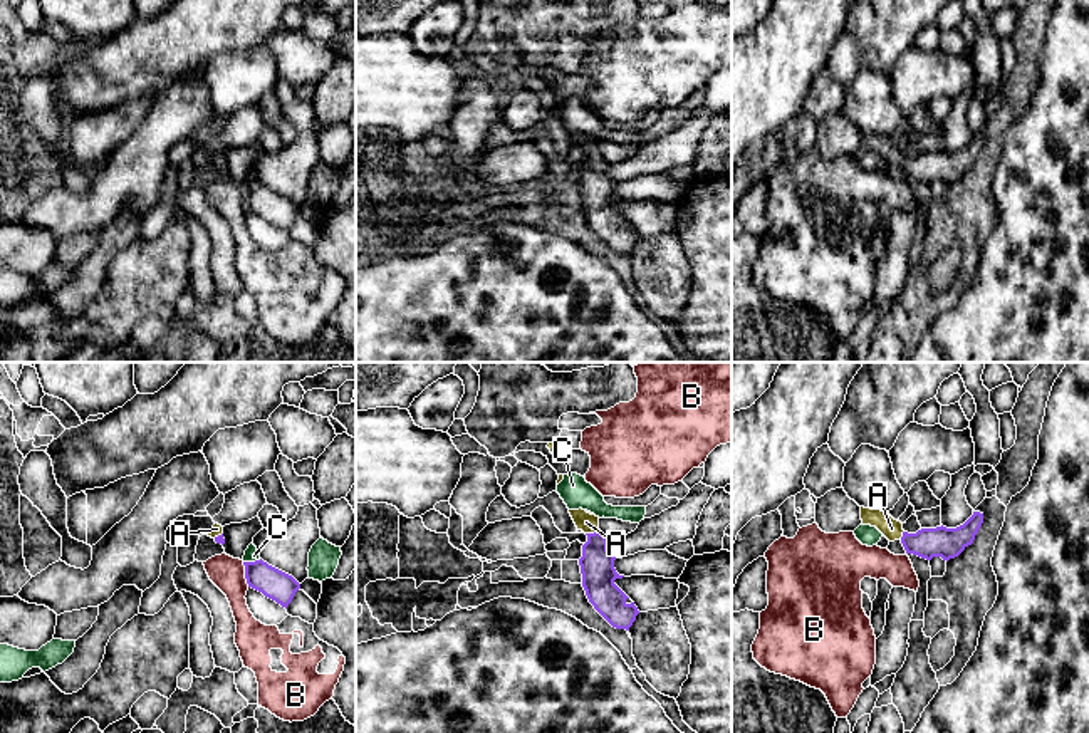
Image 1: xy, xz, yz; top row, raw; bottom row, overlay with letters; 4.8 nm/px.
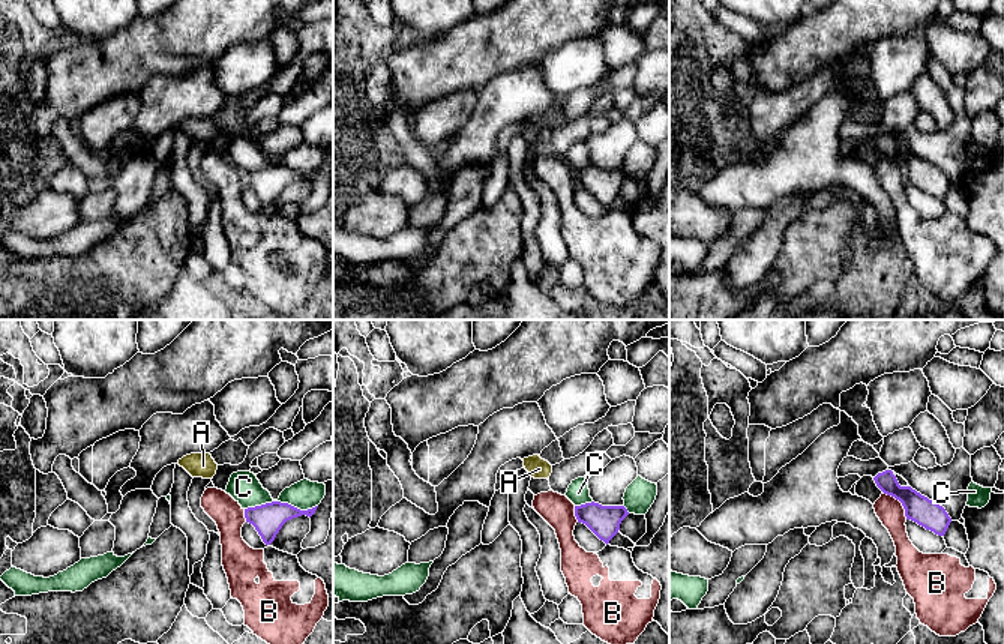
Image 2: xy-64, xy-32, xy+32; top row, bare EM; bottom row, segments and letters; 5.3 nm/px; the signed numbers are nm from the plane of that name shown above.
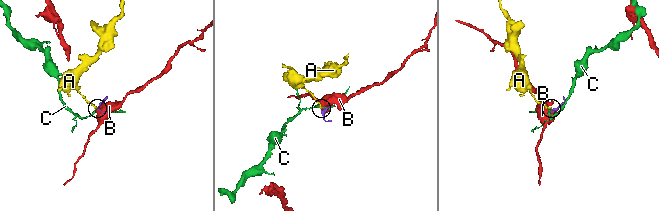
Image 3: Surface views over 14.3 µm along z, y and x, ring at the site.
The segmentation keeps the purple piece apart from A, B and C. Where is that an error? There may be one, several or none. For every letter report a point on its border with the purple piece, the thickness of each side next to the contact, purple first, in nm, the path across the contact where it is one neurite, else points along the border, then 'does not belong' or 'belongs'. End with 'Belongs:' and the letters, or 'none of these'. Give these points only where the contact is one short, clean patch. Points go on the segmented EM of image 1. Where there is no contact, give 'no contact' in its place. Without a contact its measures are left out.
A: contact xz (591, 534); calibres 160 and 90 nm; way xz (598, 571), (596, 540), (591, 534), (586, 522); belongs
B: contact xy (245, 574); calibres 140 and 160 nm; does not belong
C: contact xy (252, 562); calibres 140 and 60 nm; does not belong
Belongs: A

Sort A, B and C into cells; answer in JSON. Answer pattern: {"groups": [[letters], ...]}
{"groups": [["A"], ["B"], ["C"]]}

